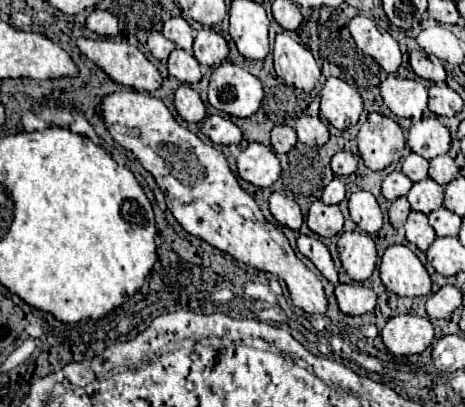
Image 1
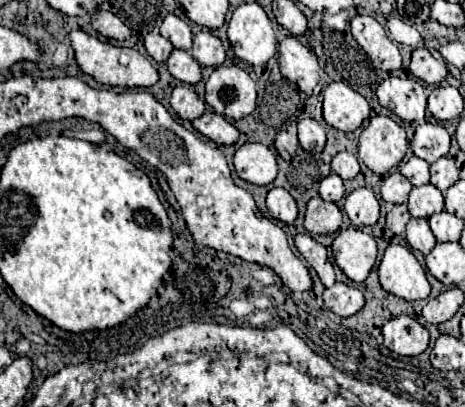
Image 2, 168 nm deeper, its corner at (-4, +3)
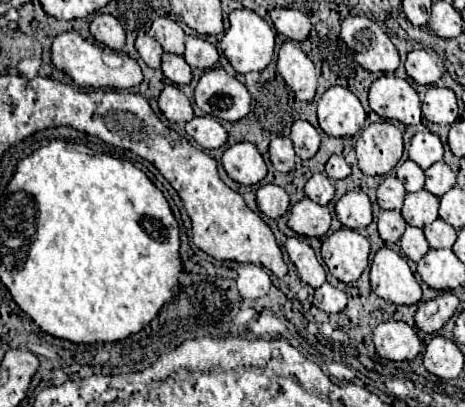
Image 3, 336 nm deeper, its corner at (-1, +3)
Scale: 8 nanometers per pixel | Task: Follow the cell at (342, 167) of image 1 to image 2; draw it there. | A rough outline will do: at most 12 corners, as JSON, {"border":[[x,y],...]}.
{"border":[[350,152],[332,158],[332,172],[352,180],[360,172]]}

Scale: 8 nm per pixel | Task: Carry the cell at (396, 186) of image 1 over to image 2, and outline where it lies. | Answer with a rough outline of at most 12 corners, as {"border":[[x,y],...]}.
{"border":[[398,170],[384,178],[380,196],[406,204],[412,184]]}

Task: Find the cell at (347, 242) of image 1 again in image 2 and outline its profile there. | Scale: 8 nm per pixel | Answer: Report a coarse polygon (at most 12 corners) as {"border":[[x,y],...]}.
{"border":[[340,230],[332,252],[340,270],[362,284],[376,262],[376,240]]}

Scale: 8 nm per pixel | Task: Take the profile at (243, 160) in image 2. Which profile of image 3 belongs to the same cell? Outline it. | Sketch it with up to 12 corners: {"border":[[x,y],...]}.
{"border":[[251,142],[223,152],[227,176],[243,186],[259,184],[267,164]]}

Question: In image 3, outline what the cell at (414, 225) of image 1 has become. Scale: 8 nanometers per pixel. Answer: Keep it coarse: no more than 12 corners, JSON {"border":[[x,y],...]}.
{"border":[[407,226],[401,250],[419,262],[429,250],[423,230]]}

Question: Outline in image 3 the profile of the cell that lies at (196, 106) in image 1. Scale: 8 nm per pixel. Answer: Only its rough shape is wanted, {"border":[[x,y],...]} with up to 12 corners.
{"border":[[165,86],[159,108],[173,124],[193,118],[189,98],[177,86]]}

